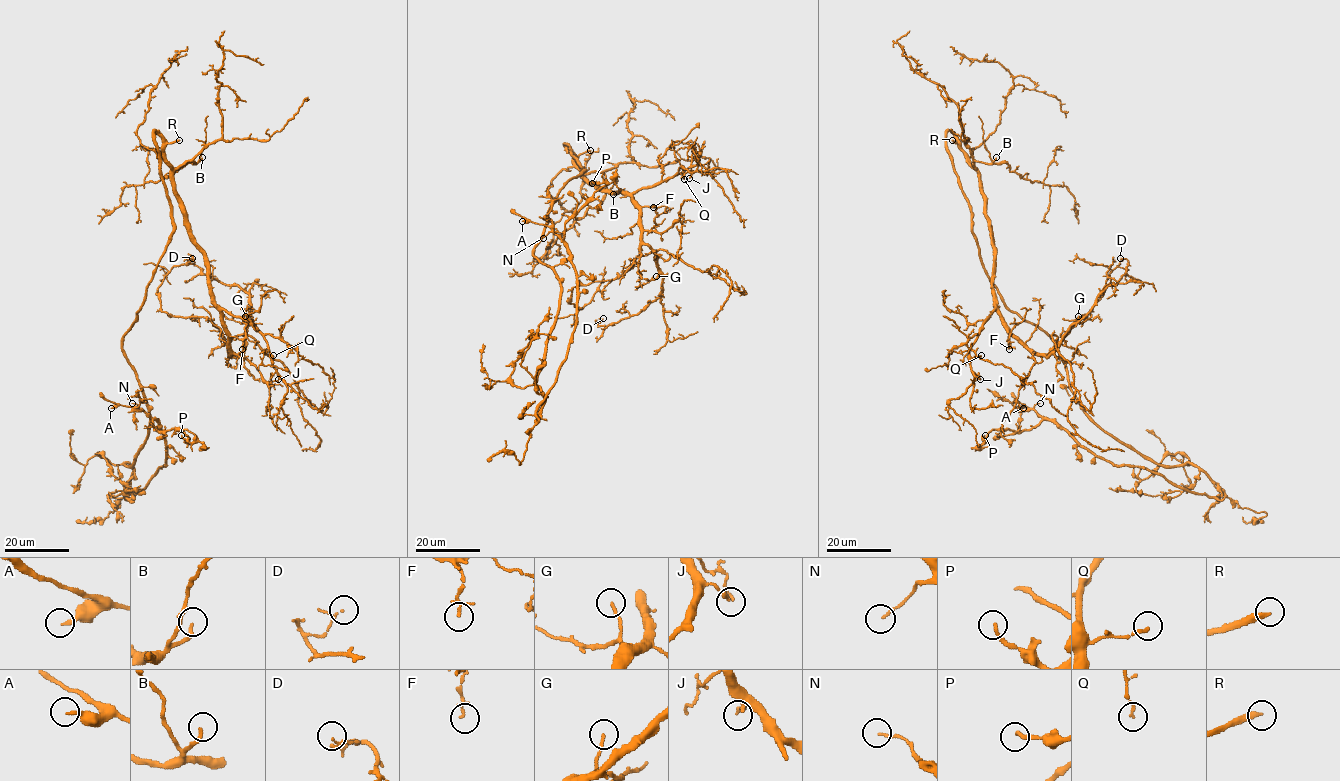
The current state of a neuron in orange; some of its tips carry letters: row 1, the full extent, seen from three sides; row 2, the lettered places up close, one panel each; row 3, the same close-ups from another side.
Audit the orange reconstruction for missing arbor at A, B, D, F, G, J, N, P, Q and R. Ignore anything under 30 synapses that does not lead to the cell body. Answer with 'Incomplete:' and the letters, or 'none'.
Incomplete: B, R

